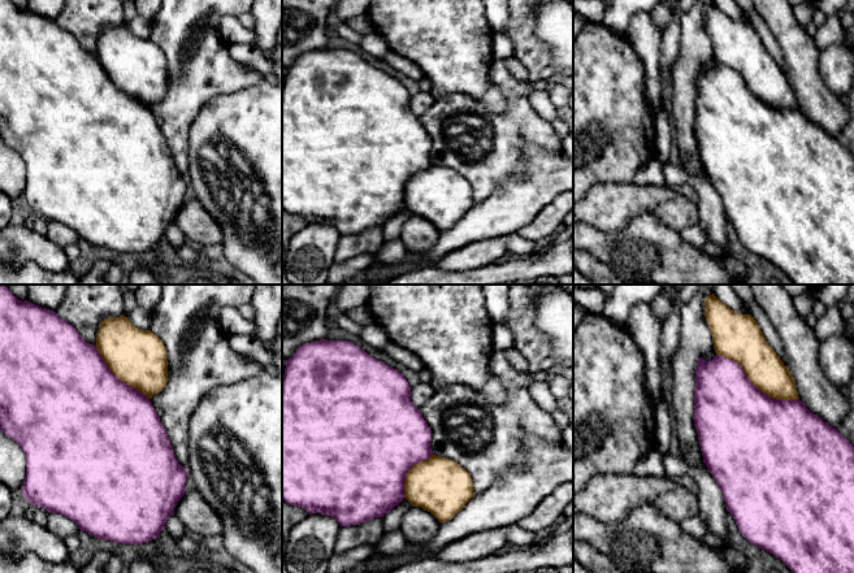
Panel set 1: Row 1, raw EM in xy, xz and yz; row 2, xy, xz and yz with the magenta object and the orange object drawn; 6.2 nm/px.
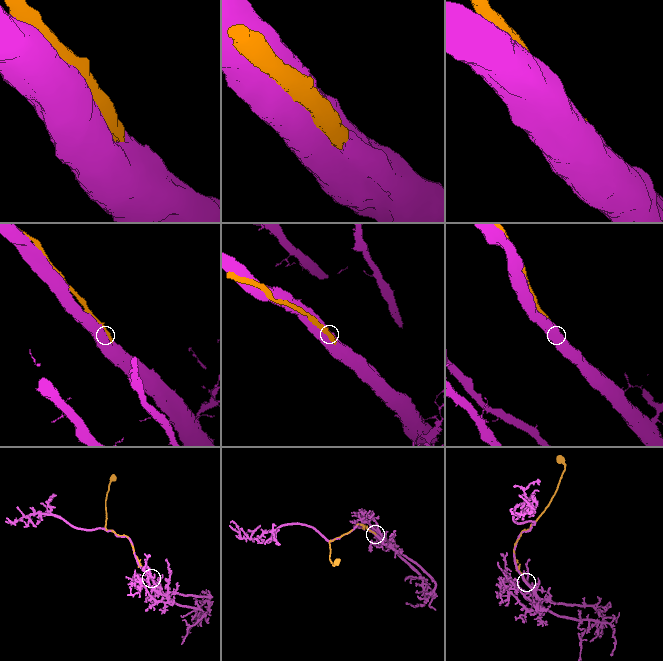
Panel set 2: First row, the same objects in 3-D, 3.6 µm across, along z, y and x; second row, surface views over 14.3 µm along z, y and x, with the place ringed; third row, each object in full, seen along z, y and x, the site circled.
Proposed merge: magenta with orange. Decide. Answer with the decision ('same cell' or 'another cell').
same cell

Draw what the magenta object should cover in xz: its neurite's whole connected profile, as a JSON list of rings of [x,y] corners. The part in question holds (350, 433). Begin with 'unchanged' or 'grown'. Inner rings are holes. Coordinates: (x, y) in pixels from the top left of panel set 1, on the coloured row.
grown; [[[315,340],[299,346],[292,357],[286,360],[282,377],[282,500],[302,507],[311,513],[334,517],[341,526],[360,525],[373,517],[383,517],[404,498],[413,505],[430,512],[439,522],[450,521],[474,496],[471,474],[454,460],[435,456],[430,448],[432,430],[420,409],[411,401],[411,387],[396,369],[372,357],[348,340]]]

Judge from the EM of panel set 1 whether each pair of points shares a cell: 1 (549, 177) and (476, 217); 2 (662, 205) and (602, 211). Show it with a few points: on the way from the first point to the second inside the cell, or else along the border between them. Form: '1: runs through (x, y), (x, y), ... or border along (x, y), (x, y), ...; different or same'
1: runs through (530, 194), (501, 215), (494, 216); same
2: runs through (647, 204), (616, 204); same

